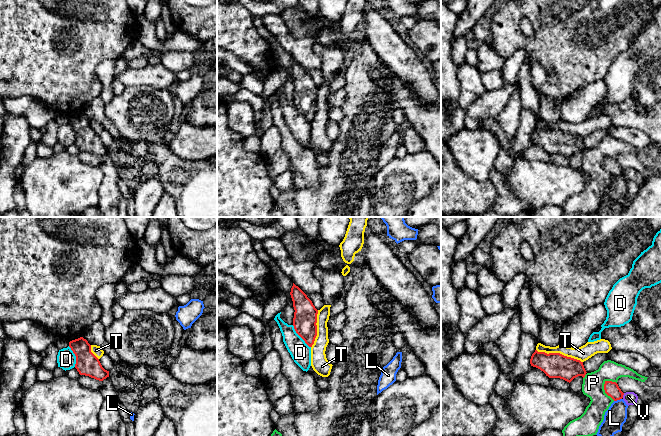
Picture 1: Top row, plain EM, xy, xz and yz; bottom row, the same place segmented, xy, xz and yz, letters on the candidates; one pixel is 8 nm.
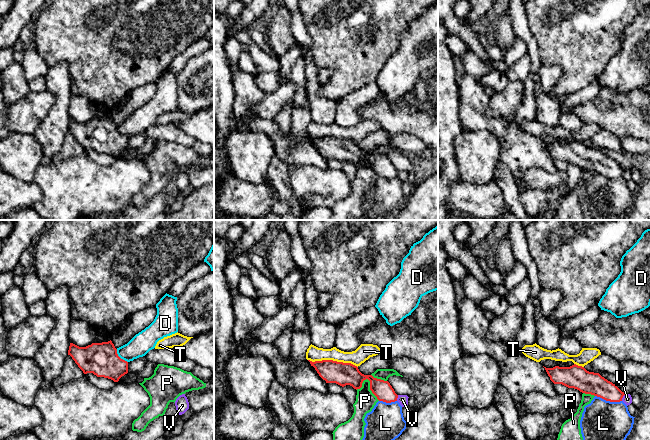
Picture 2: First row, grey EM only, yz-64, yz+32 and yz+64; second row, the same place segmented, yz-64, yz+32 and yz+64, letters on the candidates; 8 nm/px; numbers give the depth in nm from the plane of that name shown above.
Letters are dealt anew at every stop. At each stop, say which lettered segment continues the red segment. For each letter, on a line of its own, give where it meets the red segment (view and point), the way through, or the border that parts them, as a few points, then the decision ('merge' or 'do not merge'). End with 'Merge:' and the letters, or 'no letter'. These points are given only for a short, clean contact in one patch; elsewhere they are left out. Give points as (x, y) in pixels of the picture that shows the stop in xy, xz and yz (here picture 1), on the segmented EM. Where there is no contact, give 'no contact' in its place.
D: meets red in xz at (299, 335); border along xz (292, 325), (295, 332), (310, 347); do not merge
L: meets red in yz at (617, 399); do not merge
P: meets red in yz at (605, 391); border along yz (605, 380), (604, 391), (614, 400); do not merge
T: meets red in yz at (559, 353); border along yz (536, 349), (547, 353), (561, 353), (579, 359), (582, 362); do not merge
V: meets red in yz at (623, 394); do not merge
Merge: no letter

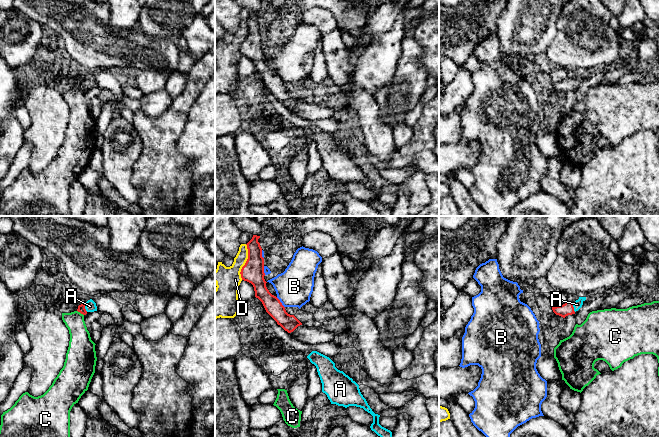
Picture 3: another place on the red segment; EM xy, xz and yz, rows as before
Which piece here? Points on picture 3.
A: meets red in yz at (573, 307); runs through yz (566, 309), (573, 307), (577, 304); merge
B: meets red in xz at (280, 302); do not merge
C: meets red in xy at (80, 312); border along xy (77, 310), (83, 315); do not merge
D: meets red in xz at (246, 262); border along xz (246, 244), (247, 260), (240, 272), (241, 279); do not merge
Merge: A

